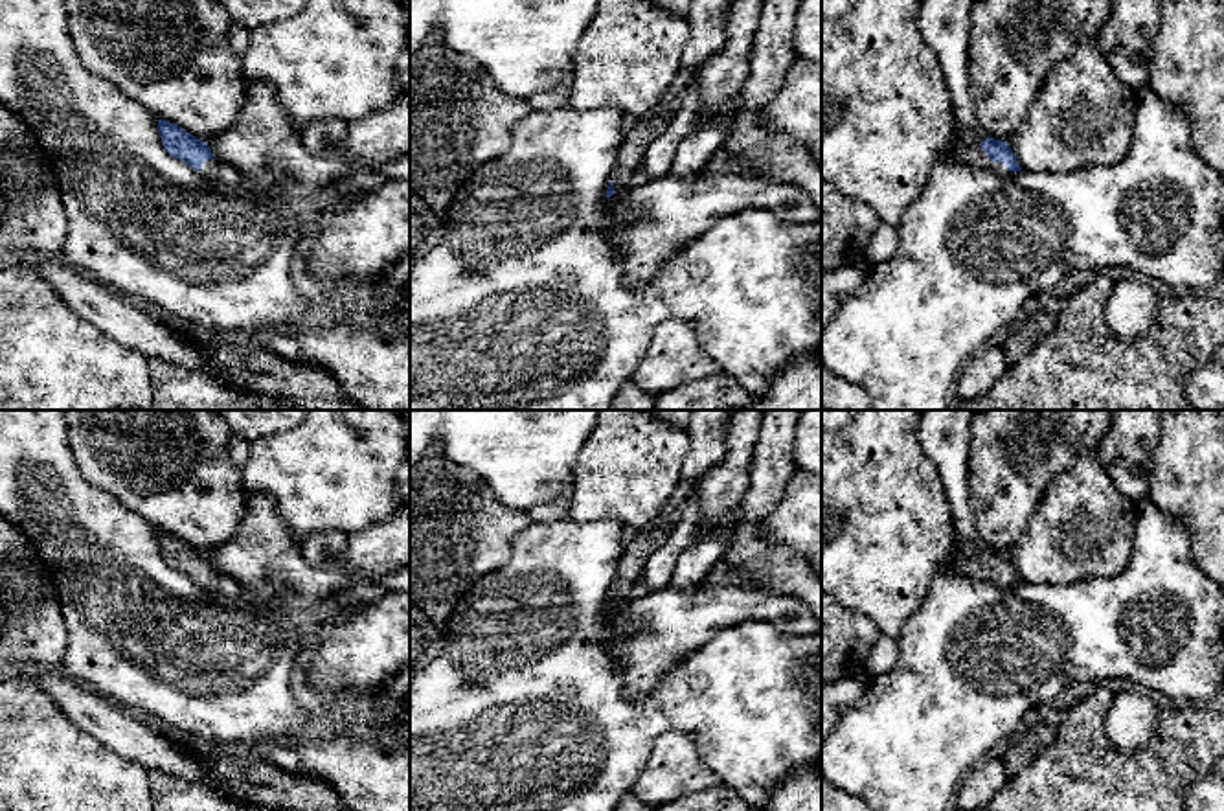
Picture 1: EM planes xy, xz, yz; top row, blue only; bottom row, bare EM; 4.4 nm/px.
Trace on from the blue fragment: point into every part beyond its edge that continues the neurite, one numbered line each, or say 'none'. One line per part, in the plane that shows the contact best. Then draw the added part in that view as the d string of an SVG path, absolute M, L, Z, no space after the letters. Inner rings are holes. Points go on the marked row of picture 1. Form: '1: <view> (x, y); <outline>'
1: yz (967, 149); M958 131L952 136L950 143L952 143L954 156L963 164L969 164L976 169L991 169L1002 175L1014 173L1014 171L1009 171L1005 164L992 162L974 136L969 136Z

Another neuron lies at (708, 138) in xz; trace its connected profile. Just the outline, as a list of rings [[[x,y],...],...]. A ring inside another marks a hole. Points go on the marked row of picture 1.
[[[731,0],[726,35],[720,53],[697,70],[700,88],[700,125],[687,134],[673,158],[671,175],[689,177],[702,173],[704,166],[724,149],[724,132],[719,109],[739,96],[748,74],[754,35],[761,20],[765,0]]]

